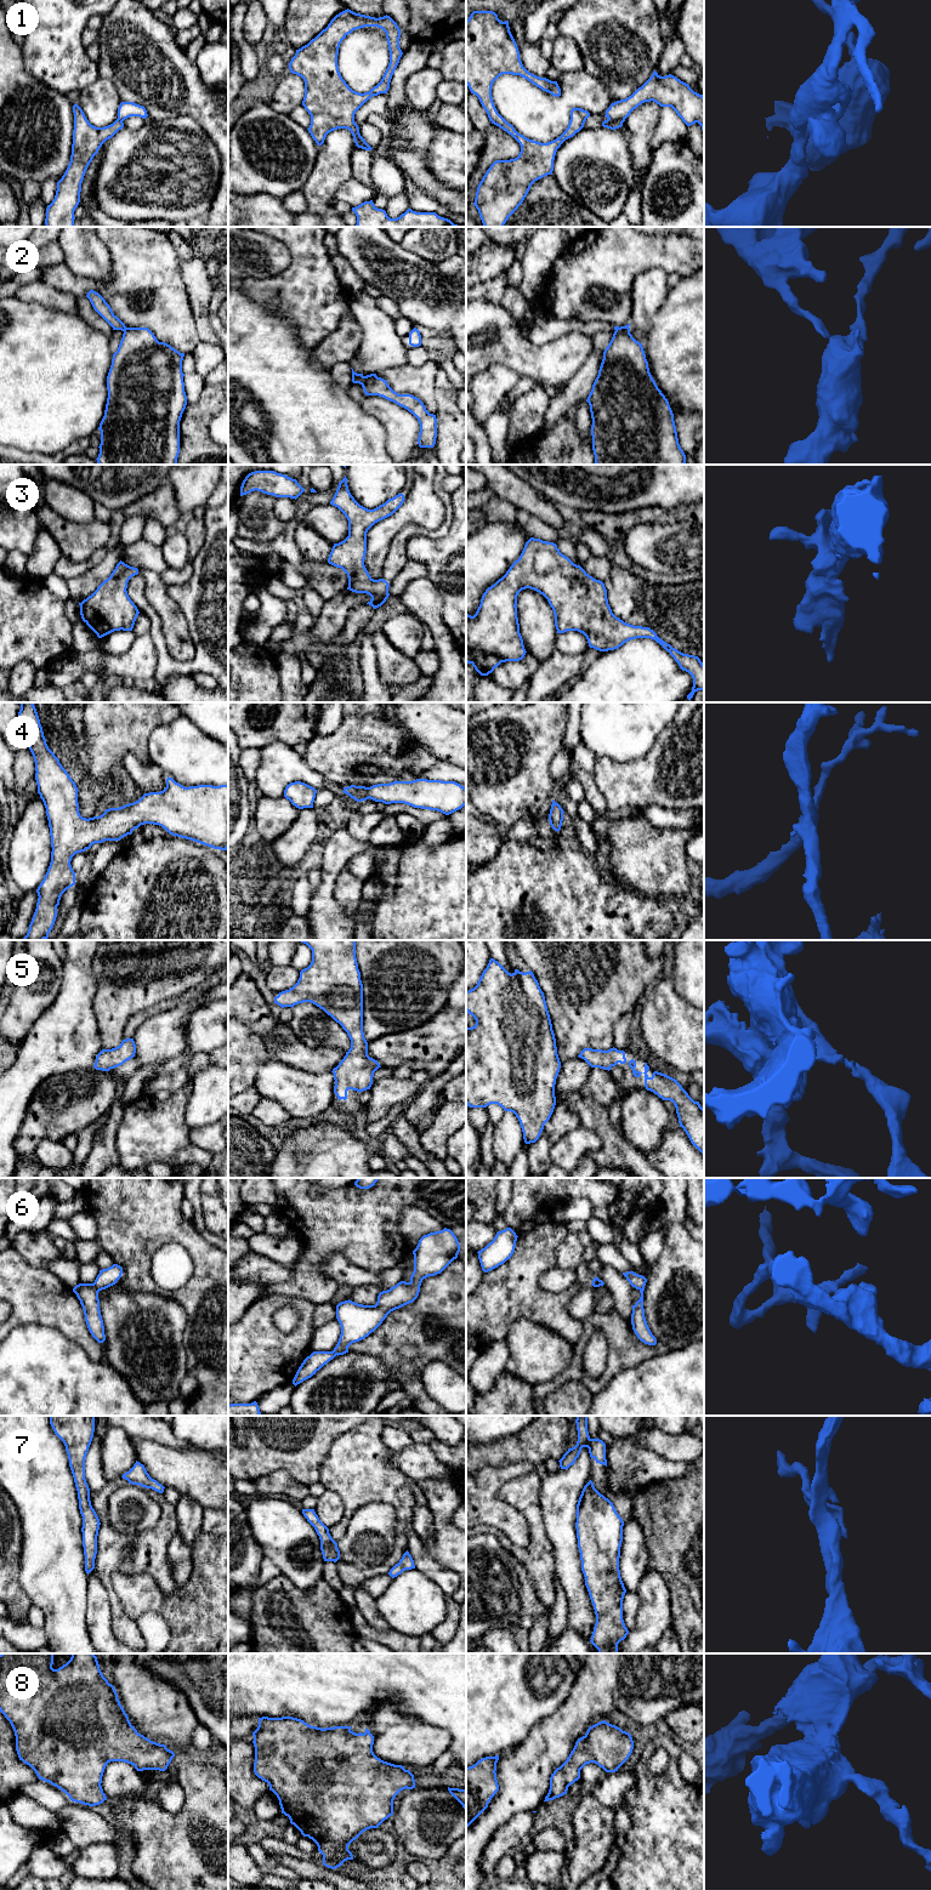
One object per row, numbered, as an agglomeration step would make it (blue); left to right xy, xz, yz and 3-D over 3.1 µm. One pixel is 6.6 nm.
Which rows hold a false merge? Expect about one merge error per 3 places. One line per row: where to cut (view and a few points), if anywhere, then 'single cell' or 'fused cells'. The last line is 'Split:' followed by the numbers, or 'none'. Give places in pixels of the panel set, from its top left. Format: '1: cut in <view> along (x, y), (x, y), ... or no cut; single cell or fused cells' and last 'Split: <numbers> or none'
1: cut in yz along (608, 118), (622, 123); fused cells
2: cut in xz along (364, 376), (361, 383); fused cells
3: no cut; single cell
4: no cut; single cell
5: no cut; single cell
6: cut in xy along (92, 1284), (98, 1291); fused cells
7: no cut; single cell
8: no cut; single cell
Split: 1, 2, 6

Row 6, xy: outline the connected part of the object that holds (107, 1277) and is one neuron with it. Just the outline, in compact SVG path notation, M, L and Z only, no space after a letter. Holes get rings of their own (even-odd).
M113 1264L107 1269L100 1270L93 1285L98 1288L98 1291L106 1290L117 1283L117 1281L121 1277L123 1268L118 1264Z

